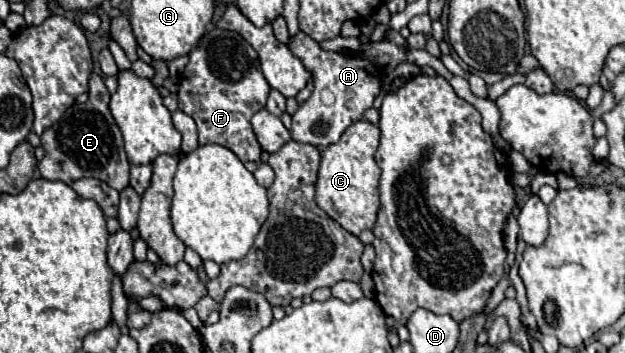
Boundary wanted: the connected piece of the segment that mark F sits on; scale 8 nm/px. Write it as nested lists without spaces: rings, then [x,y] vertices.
[[[212,28],[196,48],[190,50],[190,62],[180,76],[180,110],[194,118],[200,144],[220,144],[230,148],[242,162],[260,162],[260,144],[250,126],[252,114],[266,106],[270,86],[258,66],[256,50],[236,32]]]

